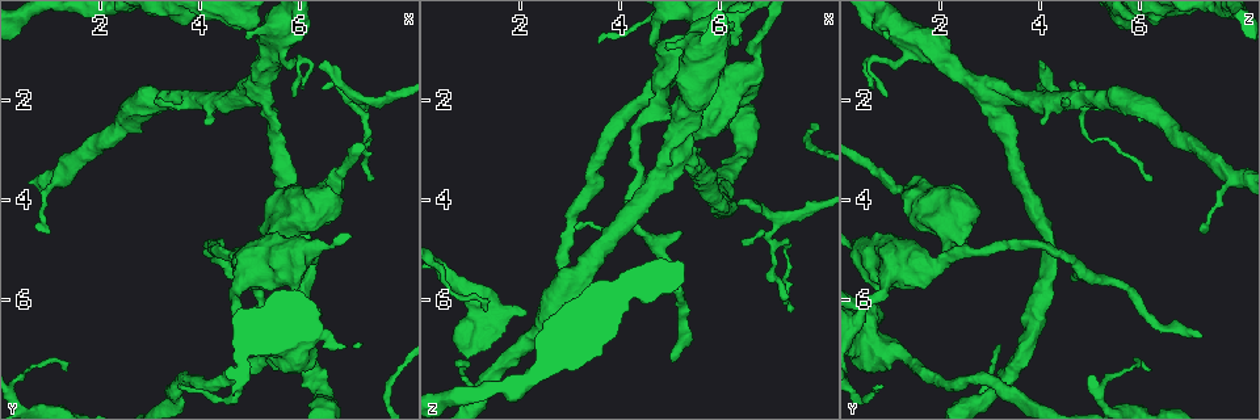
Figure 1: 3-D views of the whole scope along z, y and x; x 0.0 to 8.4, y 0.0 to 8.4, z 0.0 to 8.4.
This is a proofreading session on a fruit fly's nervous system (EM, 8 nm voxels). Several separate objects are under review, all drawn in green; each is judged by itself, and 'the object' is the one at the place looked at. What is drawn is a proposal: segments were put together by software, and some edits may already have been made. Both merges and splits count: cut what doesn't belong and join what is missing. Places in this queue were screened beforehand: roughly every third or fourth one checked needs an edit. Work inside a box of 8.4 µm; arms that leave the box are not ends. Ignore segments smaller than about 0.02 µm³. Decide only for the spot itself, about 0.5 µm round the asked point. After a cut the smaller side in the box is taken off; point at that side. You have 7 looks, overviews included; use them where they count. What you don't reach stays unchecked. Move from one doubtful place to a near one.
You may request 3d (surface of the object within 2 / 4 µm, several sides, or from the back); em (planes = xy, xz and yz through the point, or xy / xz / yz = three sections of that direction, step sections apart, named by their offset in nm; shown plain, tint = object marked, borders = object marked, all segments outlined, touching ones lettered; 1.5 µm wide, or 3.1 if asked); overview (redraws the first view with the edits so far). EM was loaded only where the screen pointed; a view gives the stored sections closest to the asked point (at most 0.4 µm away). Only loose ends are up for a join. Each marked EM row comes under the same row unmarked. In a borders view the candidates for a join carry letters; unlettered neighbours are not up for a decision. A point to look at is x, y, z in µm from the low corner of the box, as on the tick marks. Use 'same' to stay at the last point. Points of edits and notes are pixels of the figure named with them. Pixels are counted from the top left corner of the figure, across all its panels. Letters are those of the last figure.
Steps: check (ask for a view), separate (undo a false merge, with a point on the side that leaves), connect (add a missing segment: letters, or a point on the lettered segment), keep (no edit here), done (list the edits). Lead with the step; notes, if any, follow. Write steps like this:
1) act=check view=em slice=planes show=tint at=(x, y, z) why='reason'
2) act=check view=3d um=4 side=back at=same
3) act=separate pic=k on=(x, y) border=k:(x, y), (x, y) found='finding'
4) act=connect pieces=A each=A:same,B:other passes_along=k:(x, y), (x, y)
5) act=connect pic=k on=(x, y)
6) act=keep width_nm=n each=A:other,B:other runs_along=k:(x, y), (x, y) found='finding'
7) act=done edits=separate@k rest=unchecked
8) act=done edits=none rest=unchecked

act=check view=em slice=planes show=borders at=(4.95, 0.70, 0.95) why='an open end'

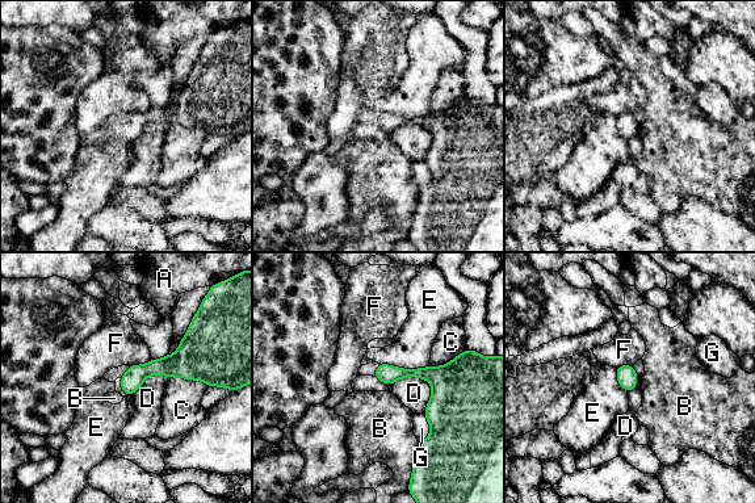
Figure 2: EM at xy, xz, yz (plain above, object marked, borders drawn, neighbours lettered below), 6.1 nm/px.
act=keep longest_contact=E:300nm each=A:other,B:other,C:other,D:other,E:other,F:other,G:other border=2:(419, 443), (414, 462) found='no lettered segment goes on from it'

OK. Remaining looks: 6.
act=check view=em slice=xz step=8 show=borders at=(7.35, 2.40, 5.95) why='free end'

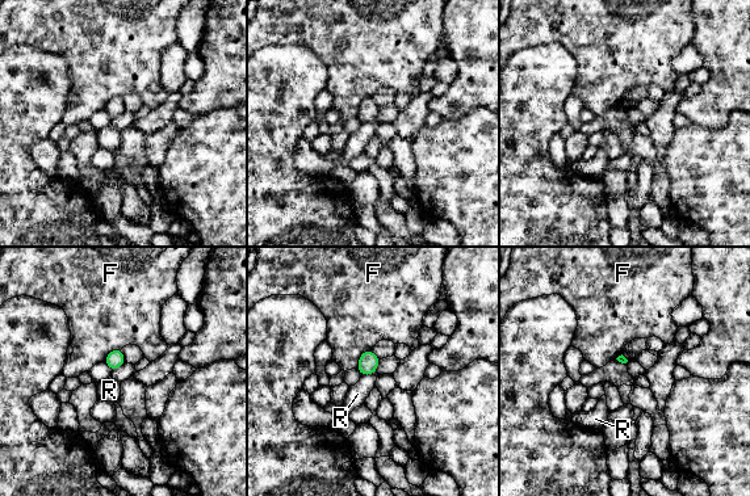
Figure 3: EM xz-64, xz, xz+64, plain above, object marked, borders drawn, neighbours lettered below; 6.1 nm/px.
act=check view=em slice=planes show=borders at=same why='cut it another way'

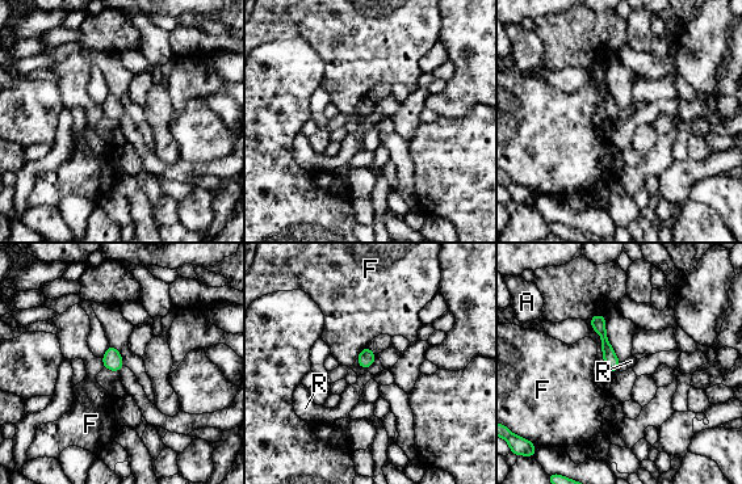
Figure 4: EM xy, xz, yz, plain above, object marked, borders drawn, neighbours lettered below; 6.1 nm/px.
act=keep width_nm=90 longest_contact=F:110nm each=A:other,F:other,R:other found='none of them fits'

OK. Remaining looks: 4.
act=check view=3d um=2 at=(6.30, 1.40, 4.05) why='free end'

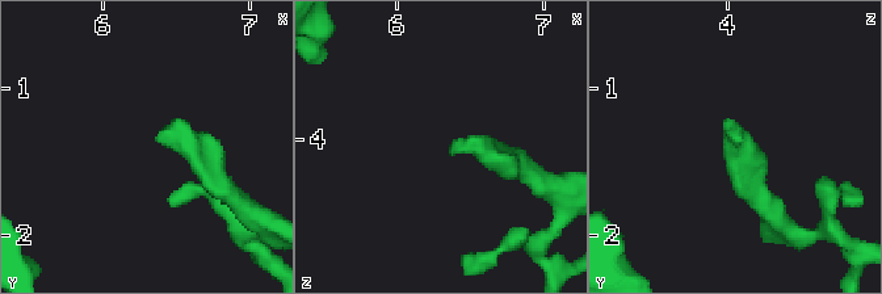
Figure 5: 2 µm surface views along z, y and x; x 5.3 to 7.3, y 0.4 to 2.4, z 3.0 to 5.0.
act=check view=em slice=planes show=borders at=(6.34, 1.36, 4.04)

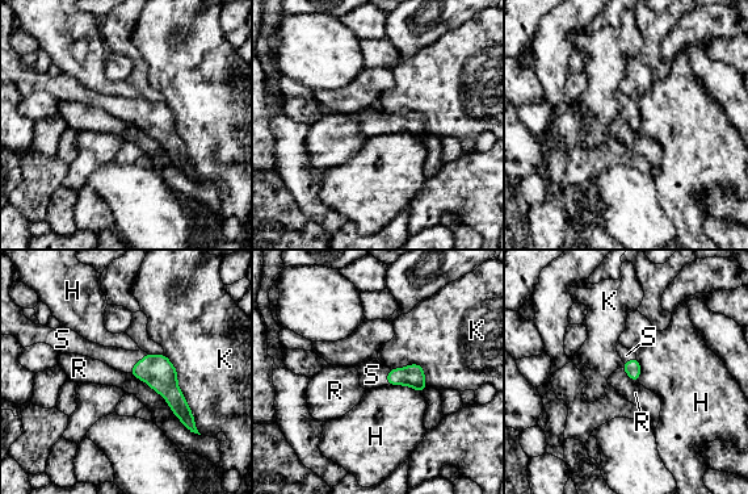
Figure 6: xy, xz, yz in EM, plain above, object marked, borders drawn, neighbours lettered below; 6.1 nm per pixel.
act=connect pieces=S each=H:other,K:other,R:other,S:same passes_along=6:(156, 371), (138, 363), (120, 359) found='the neuron continues'

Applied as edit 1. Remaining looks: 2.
act=done edits=connect@6 rest=unchecked

